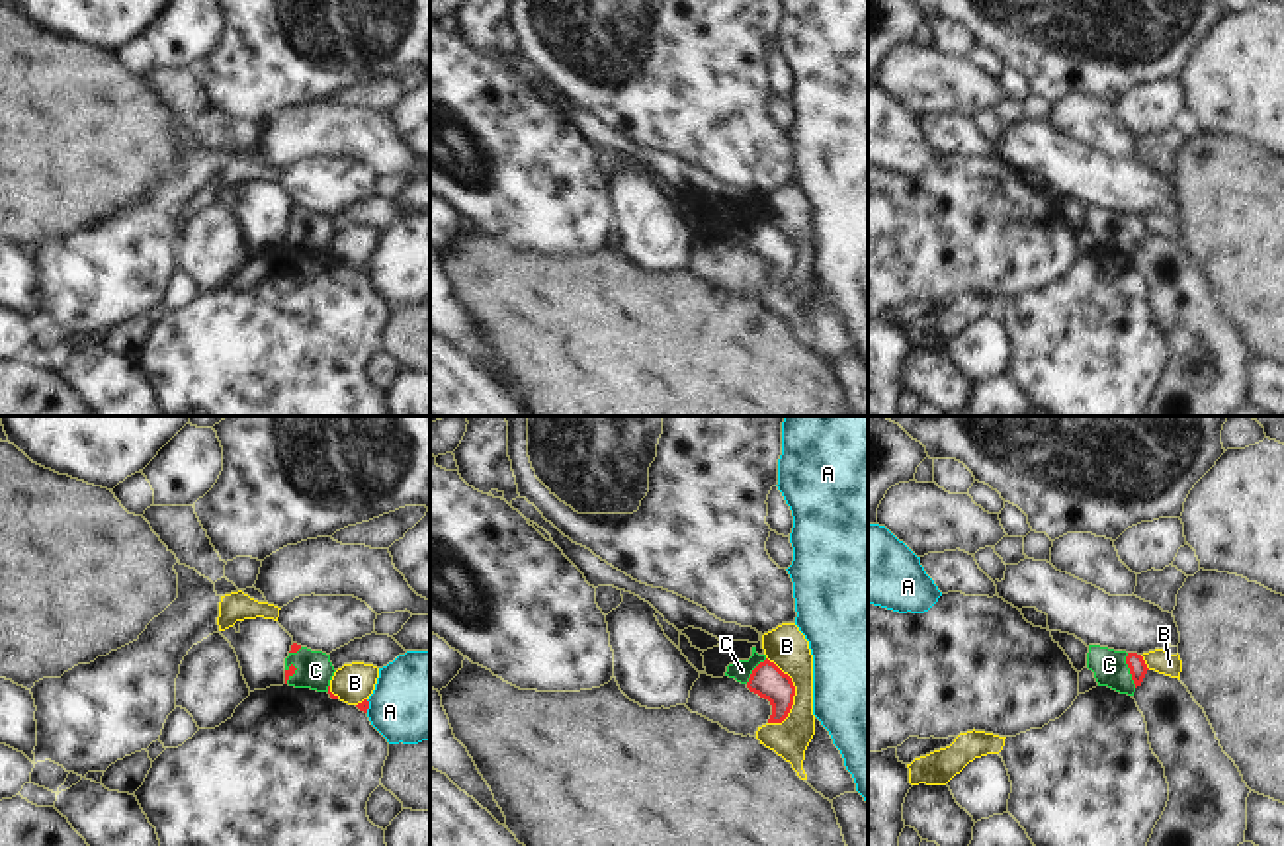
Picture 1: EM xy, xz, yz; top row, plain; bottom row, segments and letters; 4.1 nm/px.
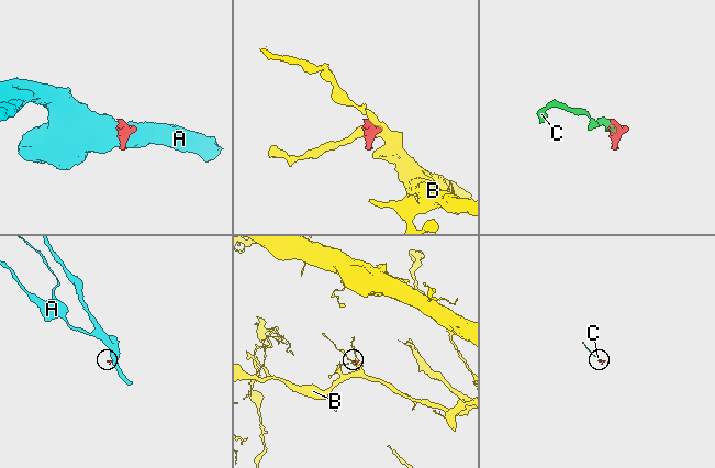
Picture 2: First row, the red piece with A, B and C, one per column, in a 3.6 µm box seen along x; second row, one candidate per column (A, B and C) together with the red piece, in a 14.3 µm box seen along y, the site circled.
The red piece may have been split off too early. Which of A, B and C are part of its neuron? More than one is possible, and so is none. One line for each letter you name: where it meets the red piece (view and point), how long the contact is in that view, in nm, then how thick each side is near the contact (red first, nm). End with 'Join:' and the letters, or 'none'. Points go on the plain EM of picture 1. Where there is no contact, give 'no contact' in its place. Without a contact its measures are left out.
C: yz (1130, 233) | 150 nm | 80/140 nm
Join: C

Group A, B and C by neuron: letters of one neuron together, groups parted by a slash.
A / B / C

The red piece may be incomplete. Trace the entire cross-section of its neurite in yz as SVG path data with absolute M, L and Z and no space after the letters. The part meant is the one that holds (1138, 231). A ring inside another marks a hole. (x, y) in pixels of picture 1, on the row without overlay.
M1089 207L1087 231L1094 234L1098 248L1108 248L1128 258L1134 258L1149 233L1141 217L1100 207Z

